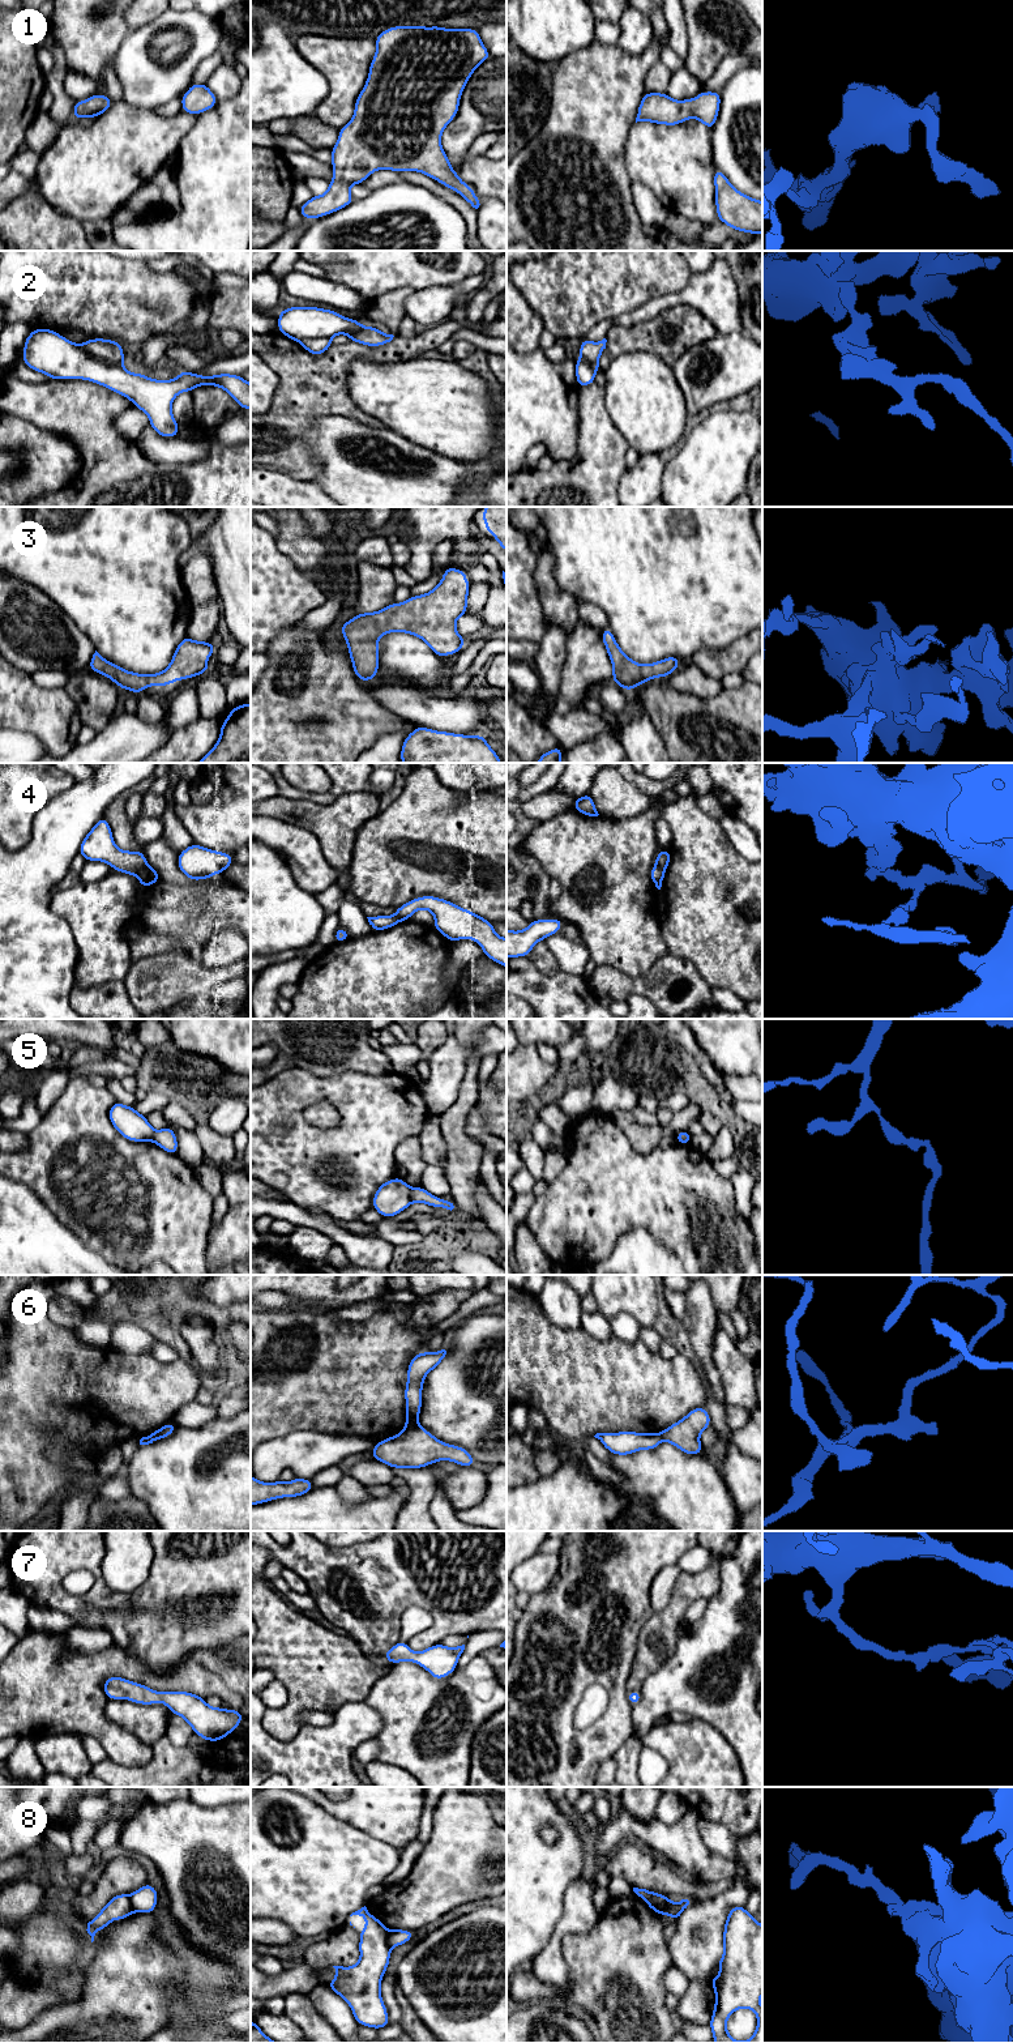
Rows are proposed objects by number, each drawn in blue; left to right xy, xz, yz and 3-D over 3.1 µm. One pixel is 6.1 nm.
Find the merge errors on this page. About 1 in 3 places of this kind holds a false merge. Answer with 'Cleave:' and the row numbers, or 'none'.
Cleave: 2, 4, 5, 6, 8

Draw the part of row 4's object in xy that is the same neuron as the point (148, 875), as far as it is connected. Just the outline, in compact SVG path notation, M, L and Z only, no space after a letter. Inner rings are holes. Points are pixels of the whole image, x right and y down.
M145 865L137 874L137 879L141 887L146 888L150 884L159 882L159 873L150 865Z

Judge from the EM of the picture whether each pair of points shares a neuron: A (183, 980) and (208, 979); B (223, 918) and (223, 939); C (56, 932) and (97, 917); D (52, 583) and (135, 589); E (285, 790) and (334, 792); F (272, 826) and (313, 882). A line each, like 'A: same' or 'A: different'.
A: same
B: different
C: different
D: same
E: same
F: same

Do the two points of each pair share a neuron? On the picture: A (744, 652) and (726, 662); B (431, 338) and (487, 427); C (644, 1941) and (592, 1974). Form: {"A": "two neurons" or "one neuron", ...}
{"A": "one neuron", "B": "two neurons", "C": "one neuron"}

